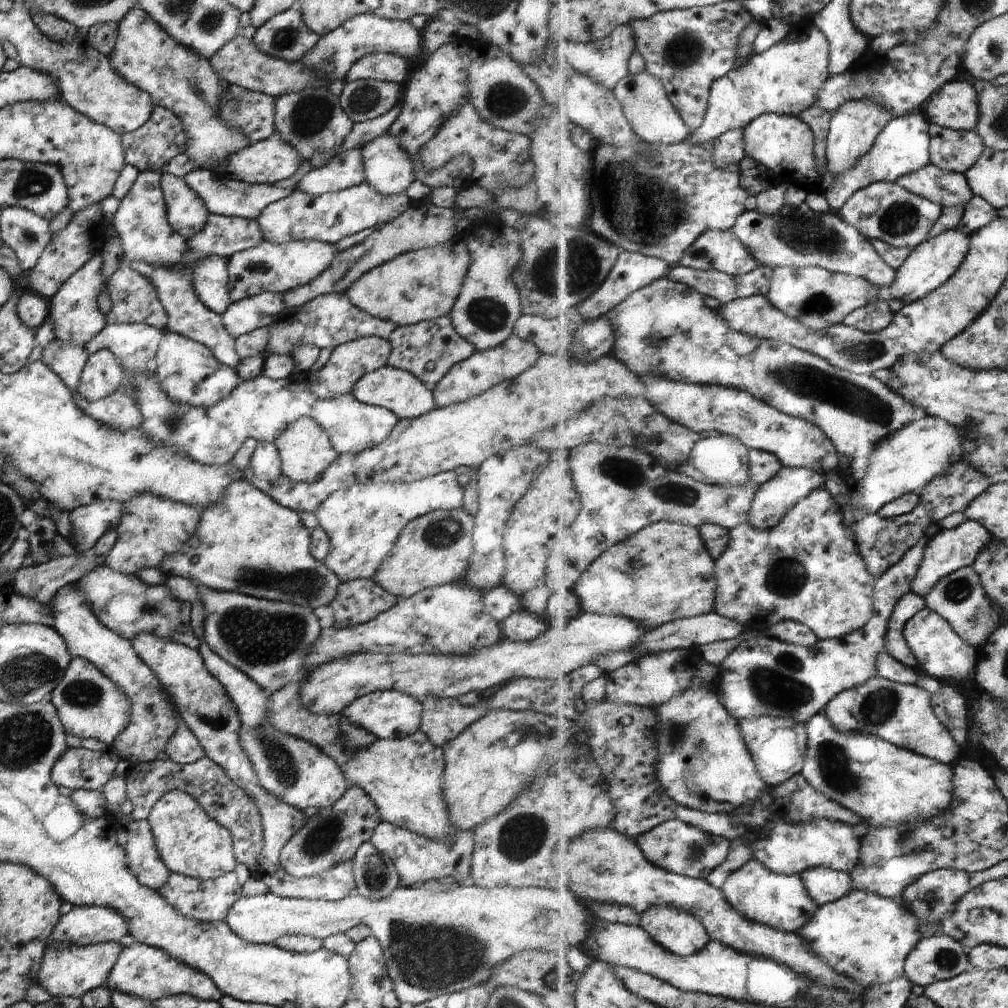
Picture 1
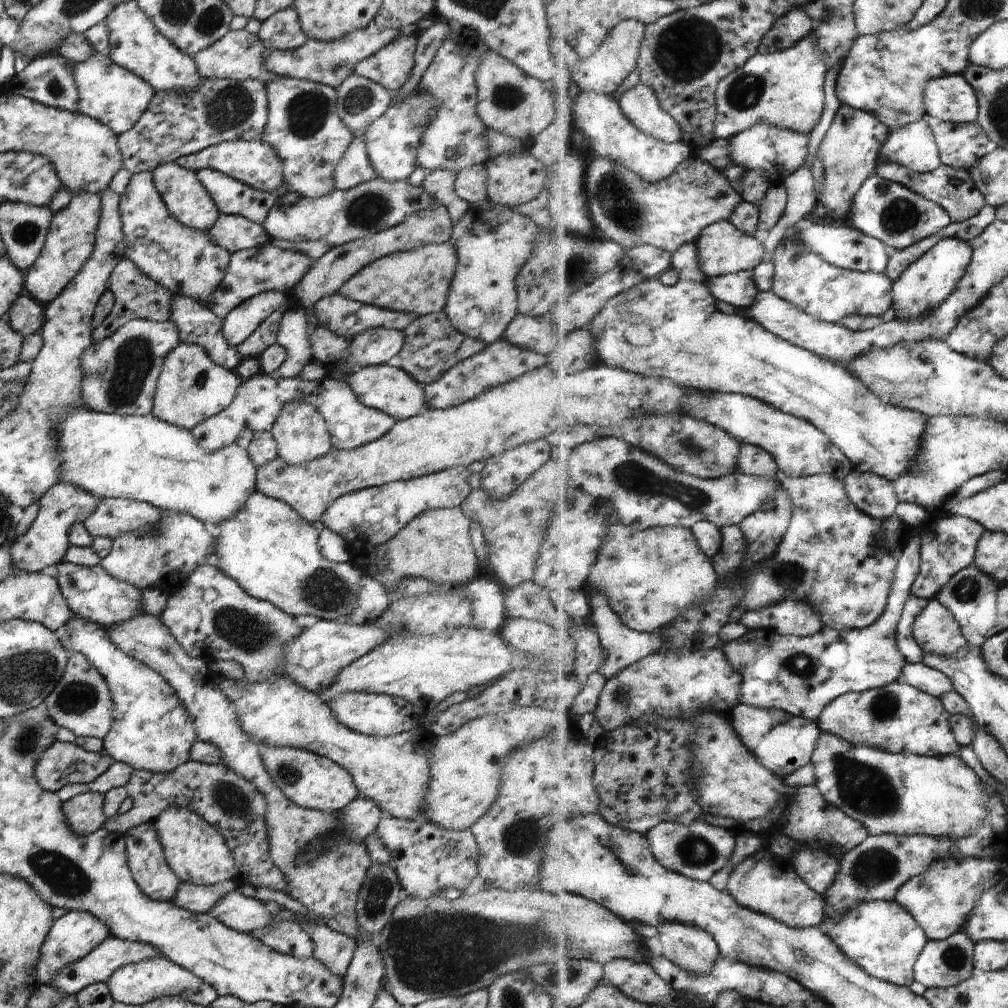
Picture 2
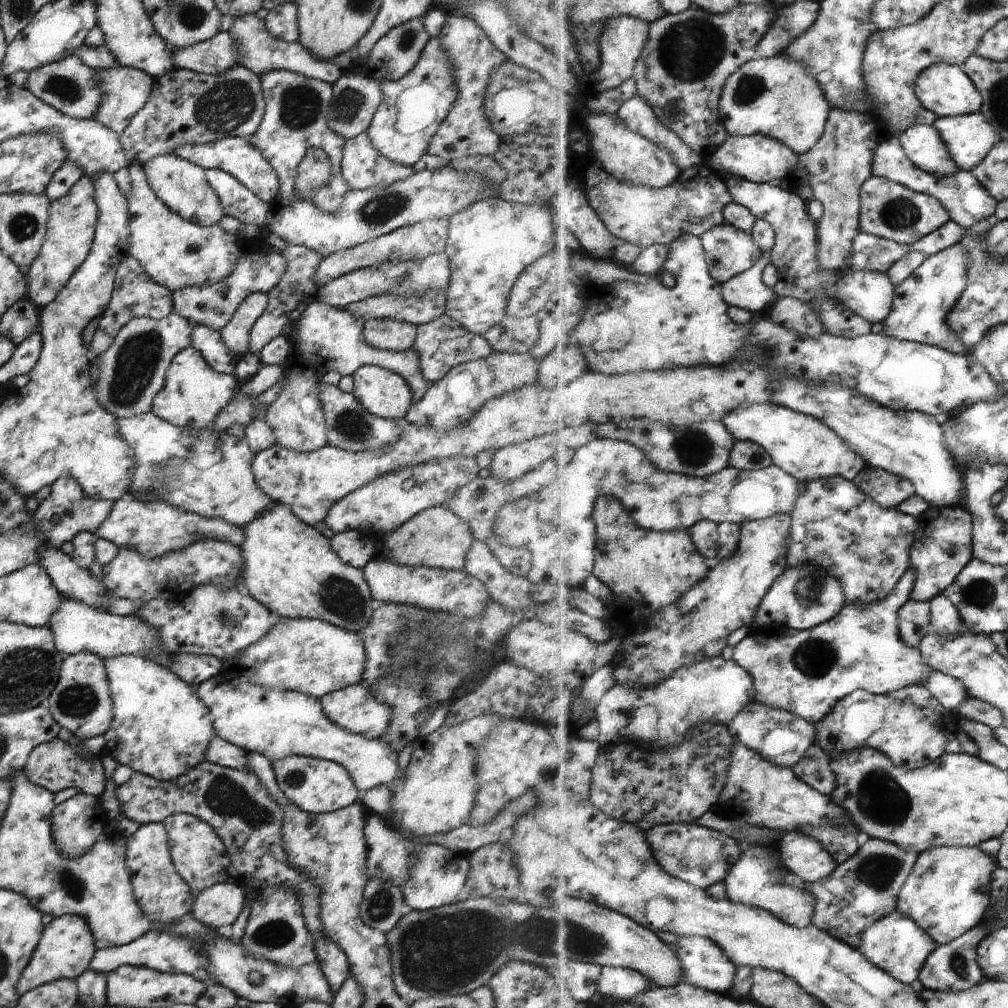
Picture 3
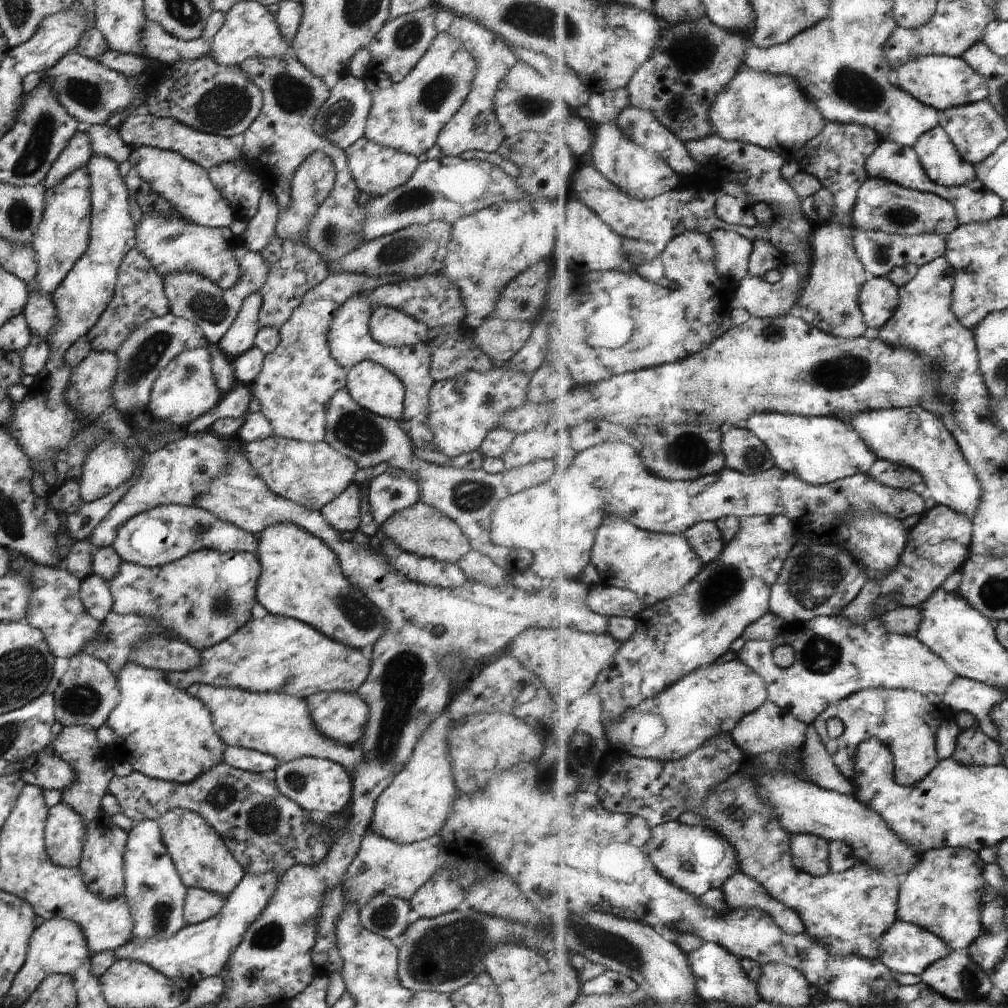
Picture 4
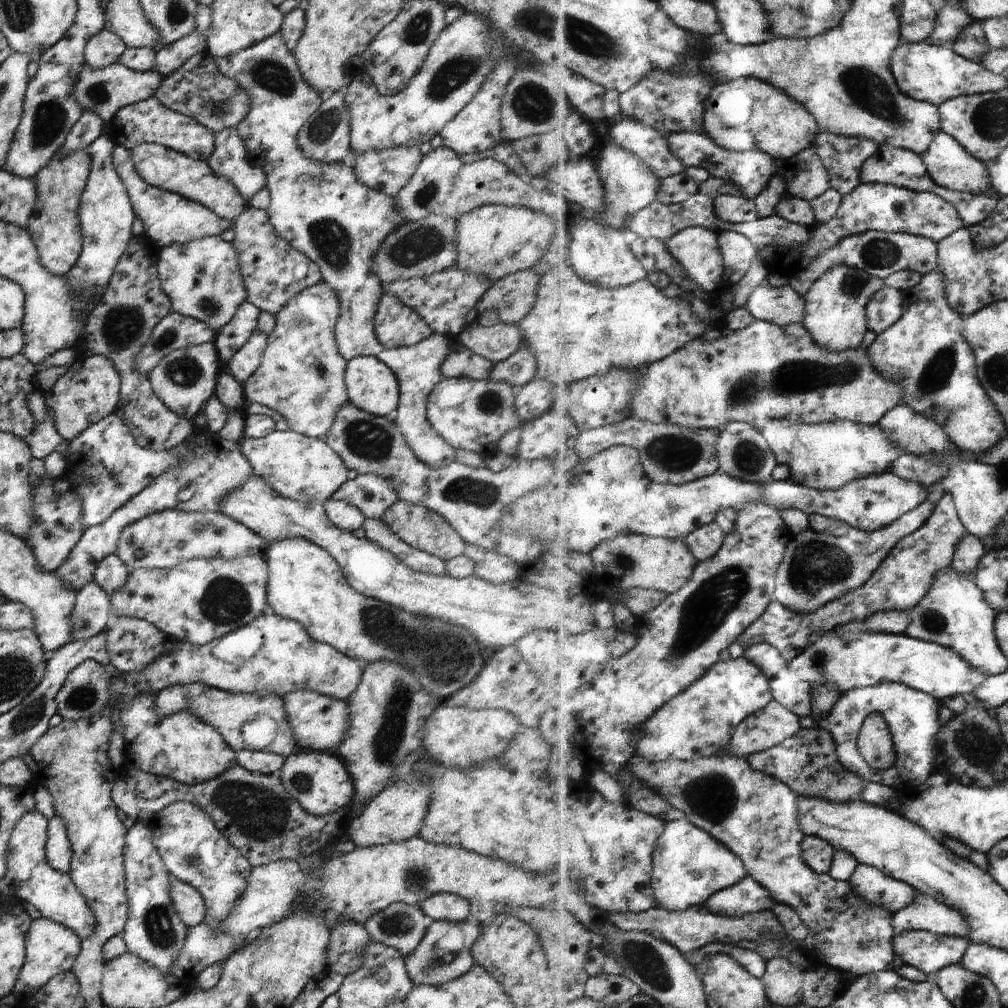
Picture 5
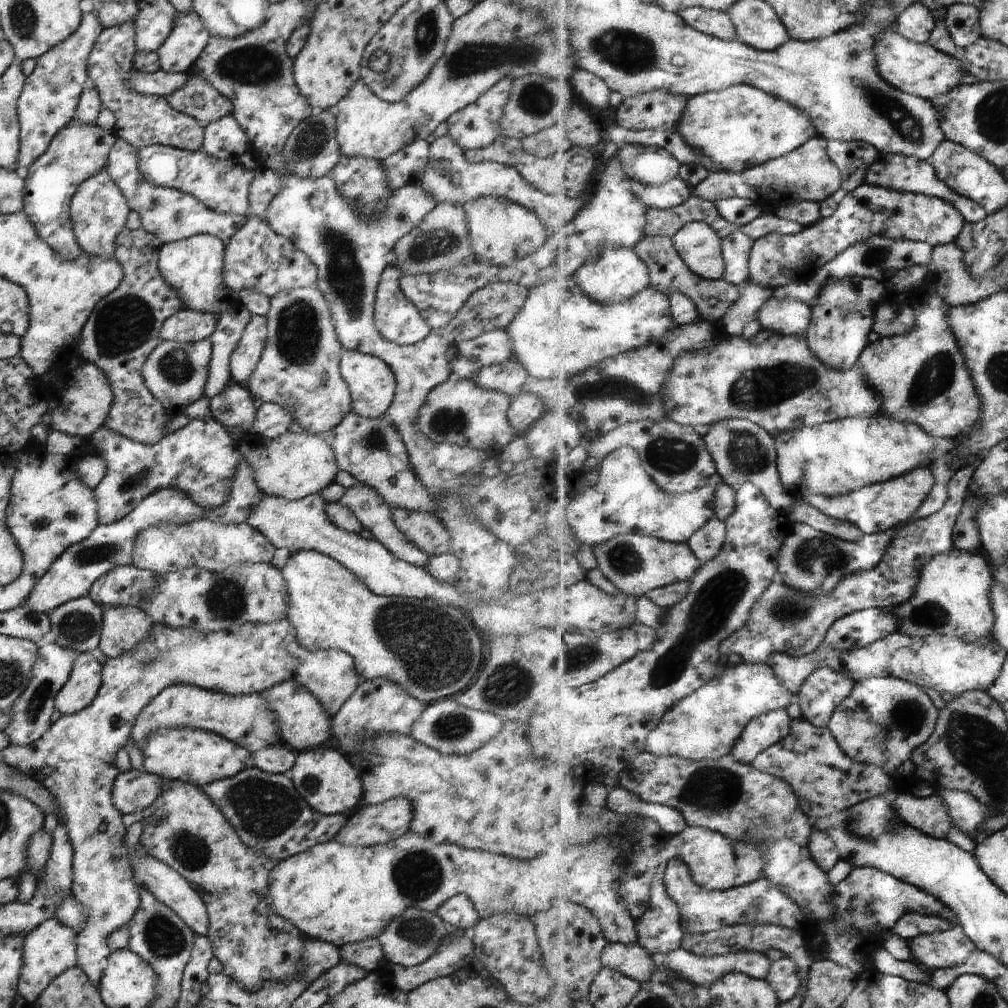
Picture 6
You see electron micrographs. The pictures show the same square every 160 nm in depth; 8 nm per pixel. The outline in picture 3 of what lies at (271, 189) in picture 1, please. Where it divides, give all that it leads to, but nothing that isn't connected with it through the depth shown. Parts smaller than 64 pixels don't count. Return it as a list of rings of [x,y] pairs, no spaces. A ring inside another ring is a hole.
[[[204,169],[204,177],[217,195],[224,215],[262,229],[270,205],[257,198],[234,176],[219,169]]]

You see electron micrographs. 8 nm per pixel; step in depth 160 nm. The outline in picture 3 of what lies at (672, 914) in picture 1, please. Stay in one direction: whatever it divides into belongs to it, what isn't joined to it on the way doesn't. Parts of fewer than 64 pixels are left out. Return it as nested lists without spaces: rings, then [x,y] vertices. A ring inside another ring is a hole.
[[[687,935],[679,937],[673,948],[684,968],[683,982],[720,995],[732,992],[738,967],[720,945]]]

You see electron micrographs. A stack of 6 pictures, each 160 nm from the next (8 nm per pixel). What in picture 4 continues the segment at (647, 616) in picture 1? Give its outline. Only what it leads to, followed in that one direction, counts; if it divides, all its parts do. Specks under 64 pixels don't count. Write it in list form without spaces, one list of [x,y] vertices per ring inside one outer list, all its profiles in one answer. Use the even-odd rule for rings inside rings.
[[[608,515],[597,530],[592,563],[599,571],[601,584],[635,591],[647,598],[649,604],[681,594],[705,566],[684,534],[646,531],[619,515]]]

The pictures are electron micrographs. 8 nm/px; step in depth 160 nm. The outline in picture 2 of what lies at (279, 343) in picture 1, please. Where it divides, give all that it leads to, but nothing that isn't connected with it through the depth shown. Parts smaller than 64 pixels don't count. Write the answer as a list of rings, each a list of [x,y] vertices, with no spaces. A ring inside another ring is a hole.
[[[339,293],[321,297],[311,307],[318,323],[347,338],[370,328],[402,331],[416,318],[411,313],[363,304]]]

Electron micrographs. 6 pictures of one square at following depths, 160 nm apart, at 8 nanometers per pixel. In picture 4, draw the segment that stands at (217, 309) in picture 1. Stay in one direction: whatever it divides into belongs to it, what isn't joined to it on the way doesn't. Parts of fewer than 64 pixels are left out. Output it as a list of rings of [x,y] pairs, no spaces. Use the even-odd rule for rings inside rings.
[[[143,215],[140,223],[134,227],[135,248],[149,261],[149,264],[160,274],[161,278],[168,272],[189,271],[196,272],[216,284],[219,288],[231,288],[239,278],[237,263],[232,255],[232,248],[239,246],[237,236],[225,227],[204,227],[195,225],[181,218],[163,218]]]

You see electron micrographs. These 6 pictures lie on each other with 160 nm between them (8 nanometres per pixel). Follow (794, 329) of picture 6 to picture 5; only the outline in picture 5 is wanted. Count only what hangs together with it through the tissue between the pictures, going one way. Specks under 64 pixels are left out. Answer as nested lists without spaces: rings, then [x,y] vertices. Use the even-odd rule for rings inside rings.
[[[765,284],[755,290],[752,296],[748,298],[745,308],[755,319],[784,327],[804,322],[806,300],[790,284],[784,287],[774,287]]]

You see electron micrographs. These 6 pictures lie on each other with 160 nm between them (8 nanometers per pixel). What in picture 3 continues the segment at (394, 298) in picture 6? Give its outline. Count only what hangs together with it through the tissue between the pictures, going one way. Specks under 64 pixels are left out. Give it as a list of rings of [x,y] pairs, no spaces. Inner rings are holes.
[[[379,319],[366,320],[362,326],[363,340],[376,349],[399,352],[414,343],[416,327],[405,321]]]

